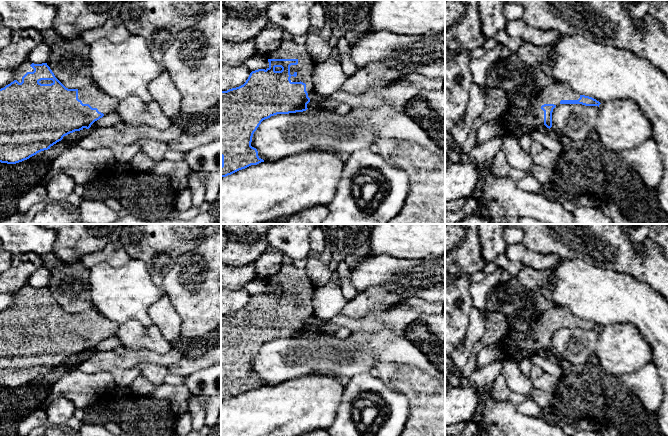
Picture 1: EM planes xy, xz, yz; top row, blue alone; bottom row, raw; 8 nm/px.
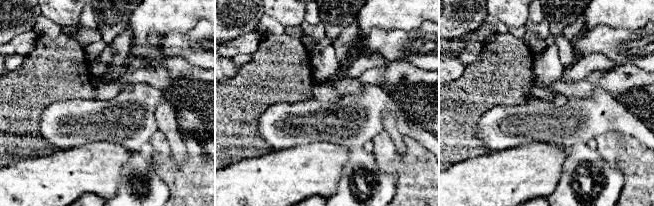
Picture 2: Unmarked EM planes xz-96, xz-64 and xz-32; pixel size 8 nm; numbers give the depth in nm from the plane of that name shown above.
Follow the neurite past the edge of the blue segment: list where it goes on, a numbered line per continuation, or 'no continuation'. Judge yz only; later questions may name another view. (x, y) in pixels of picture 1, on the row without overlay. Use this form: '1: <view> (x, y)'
1: yz (529, 342)

